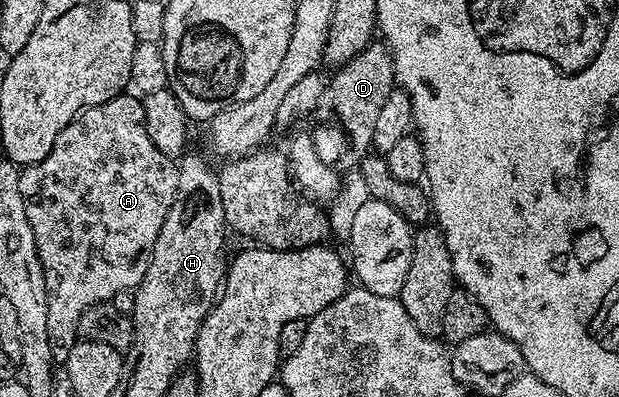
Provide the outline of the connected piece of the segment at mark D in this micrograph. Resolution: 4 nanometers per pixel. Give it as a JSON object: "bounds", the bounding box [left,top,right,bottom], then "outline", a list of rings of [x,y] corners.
{"bounds":[318,44,397,168],"outline":[[[384,44],[367,46],[357,58],[353,58],[347,66],[337,69],[333,74],[336,75],[327,79],[318,117],[326,125],[341,126],[348,133],[348,143],[337,148],[336,158],[342,165],[356,168],[373,149],[374,127],[378,115],[382,113],[382,104],[386,104],[386,96],[390,96],[397,85],[392,54]]]}

